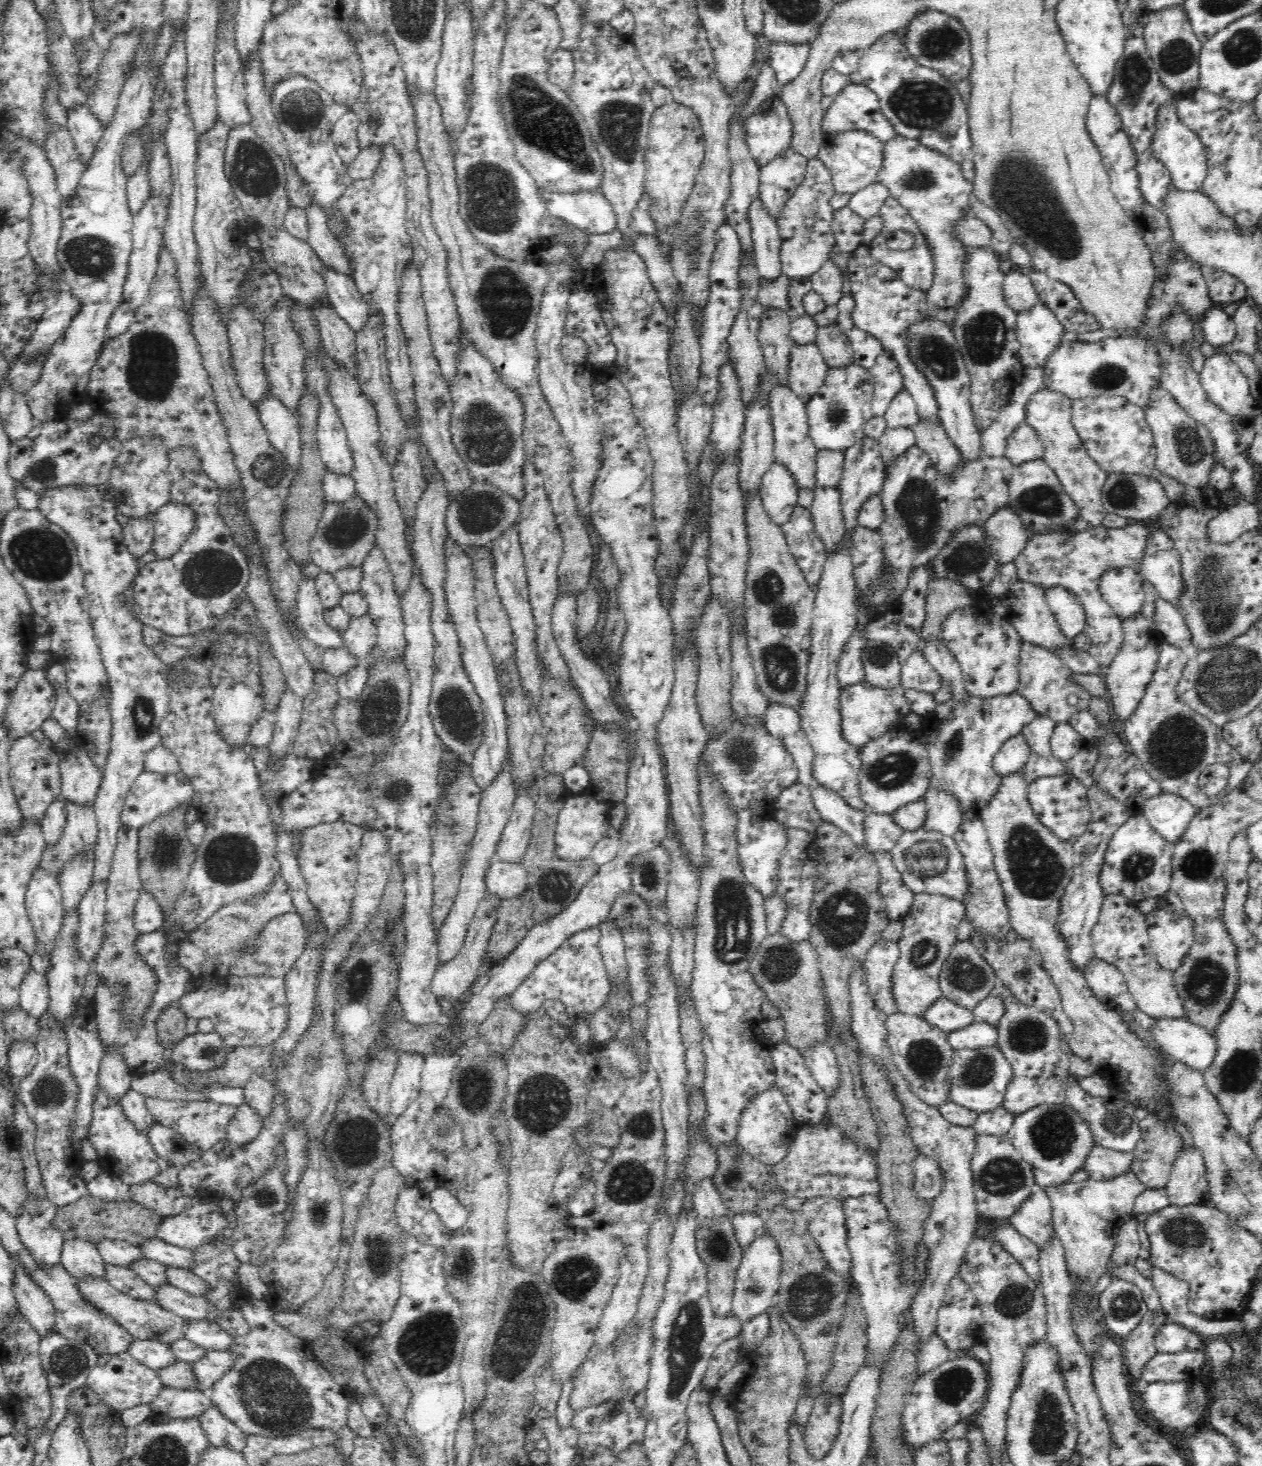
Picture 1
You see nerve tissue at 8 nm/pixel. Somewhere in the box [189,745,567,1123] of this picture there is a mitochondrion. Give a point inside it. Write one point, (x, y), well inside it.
(232, 858)

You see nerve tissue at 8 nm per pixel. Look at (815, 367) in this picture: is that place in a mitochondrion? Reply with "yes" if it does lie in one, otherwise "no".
no

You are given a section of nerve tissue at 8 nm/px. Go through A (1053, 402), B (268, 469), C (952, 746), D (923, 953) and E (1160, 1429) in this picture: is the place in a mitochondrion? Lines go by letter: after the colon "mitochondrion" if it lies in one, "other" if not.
A: other
B: mitochondrion
C: mitochondrion
D: mitochondrion
E: other

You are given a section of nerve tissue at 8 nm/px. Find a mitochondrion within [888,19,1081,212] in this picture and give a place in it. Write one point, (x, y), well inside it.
(937, 44)

